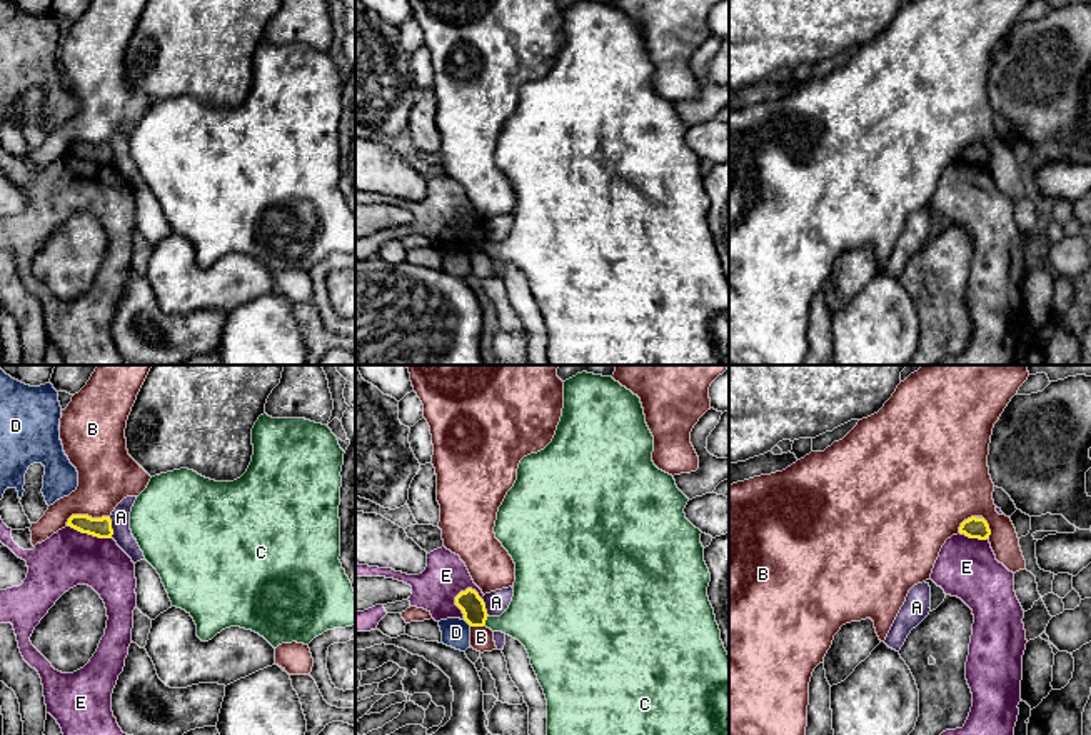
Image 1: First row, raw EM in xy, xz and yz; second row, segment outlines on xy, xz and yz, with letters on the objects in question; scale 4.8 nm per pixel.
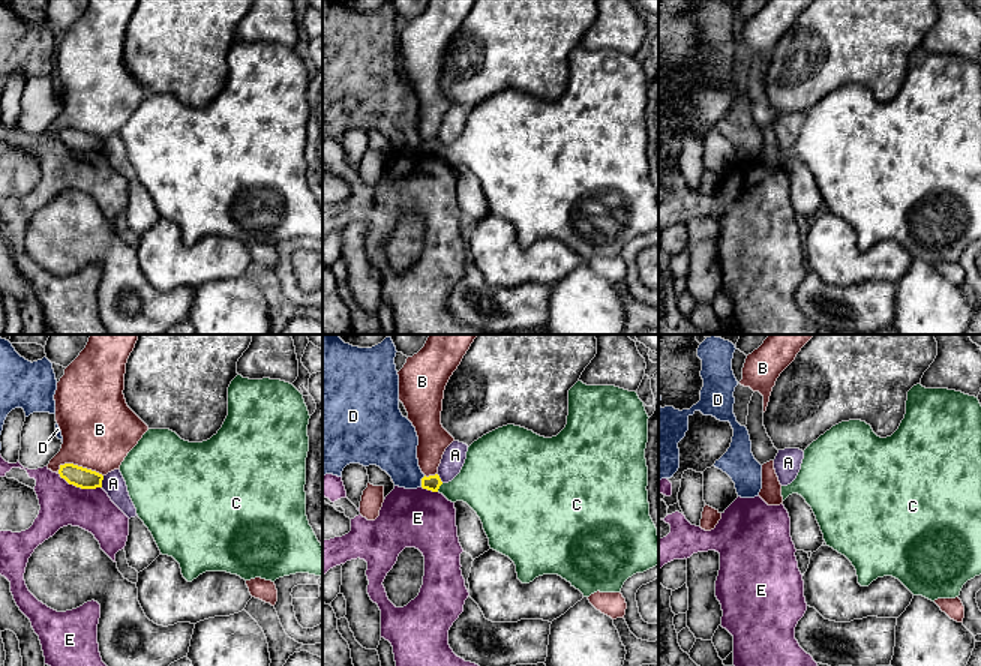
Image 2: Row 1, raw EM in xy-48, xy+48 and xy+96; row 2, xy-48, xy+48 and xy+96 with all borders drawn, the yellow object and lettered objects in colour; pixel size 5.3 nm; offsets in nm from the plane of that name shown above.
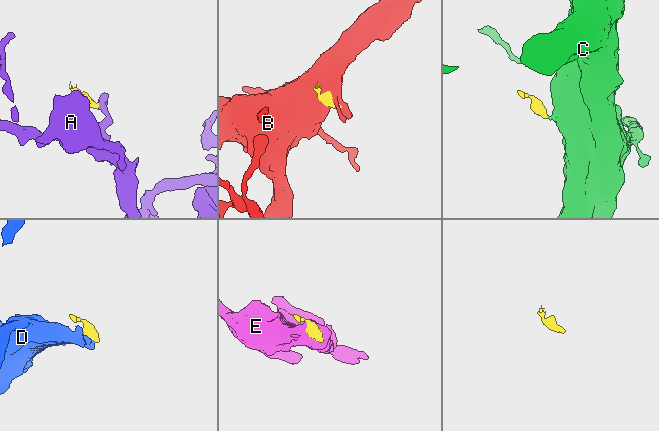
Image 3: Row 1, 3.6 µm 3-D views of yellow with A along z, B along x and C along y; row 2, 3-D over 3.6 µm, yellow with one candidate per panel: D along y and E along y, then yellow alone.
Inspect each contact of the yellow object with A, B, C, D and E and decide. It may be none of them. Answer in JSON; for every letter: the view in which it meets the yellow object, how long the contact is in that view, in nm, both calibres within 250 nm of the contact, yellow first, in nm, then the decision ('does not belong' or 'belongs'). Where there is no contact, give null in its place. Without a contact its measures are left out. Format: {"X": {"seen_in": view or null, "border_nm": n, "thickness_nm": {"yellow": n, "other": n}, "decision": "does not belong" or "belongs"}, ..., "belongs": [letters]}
{"A": {"seen_in": "xy", "border_nm": 110, "thickness_nm": {"yellow": 100, "other": 100}, "decision": "does not belong"}, "B": {"seen_in": "xy", "border_nm": 220, "thickness_nm": {"yellow": 100, "other": 280}, "decision": "does not belong"}, "C": {"seen_in": "xz", "border_nm": 60, "thickness_nm": {"yellow": 120, "other": 300}, "decision": "does not belong"}, "D": {"seen_in": "xz", "border_nm": 50, "thickness_nm": {"yellow": 120, "other": 140}, "decision": "does not belong"}, "E": {"seen_in": "xz", "border_nm": 170, "thickness_nm": {"yellow": 120, "other": 220}, "decision": "does not belong"}, "belongs": []}

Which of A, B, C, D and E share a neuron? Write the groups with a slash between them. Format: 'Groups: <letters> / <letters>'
Groups: A / B / C / D / E

